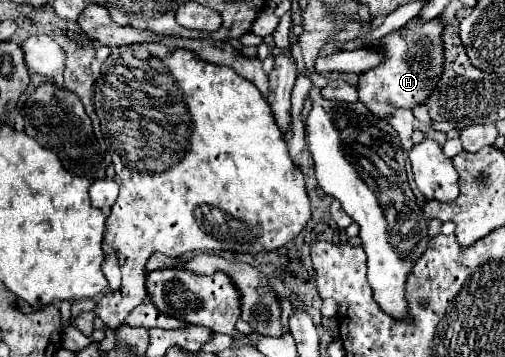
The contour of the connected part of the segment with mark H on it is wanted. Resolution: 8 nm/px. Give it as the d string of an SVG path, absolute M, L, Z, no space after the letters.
M417 20L407 22L403 28L387 34L385 38L373 42L373 46L381 46L387 54L385 62L373 70L367 70L359 76L357 92L359 102L363 102L375 116L389 116L395 108L413 108L419 102L425 102L439 80L441 62L443 62L443 44L439 40L439 32L443 26L437 20L419 24Z

